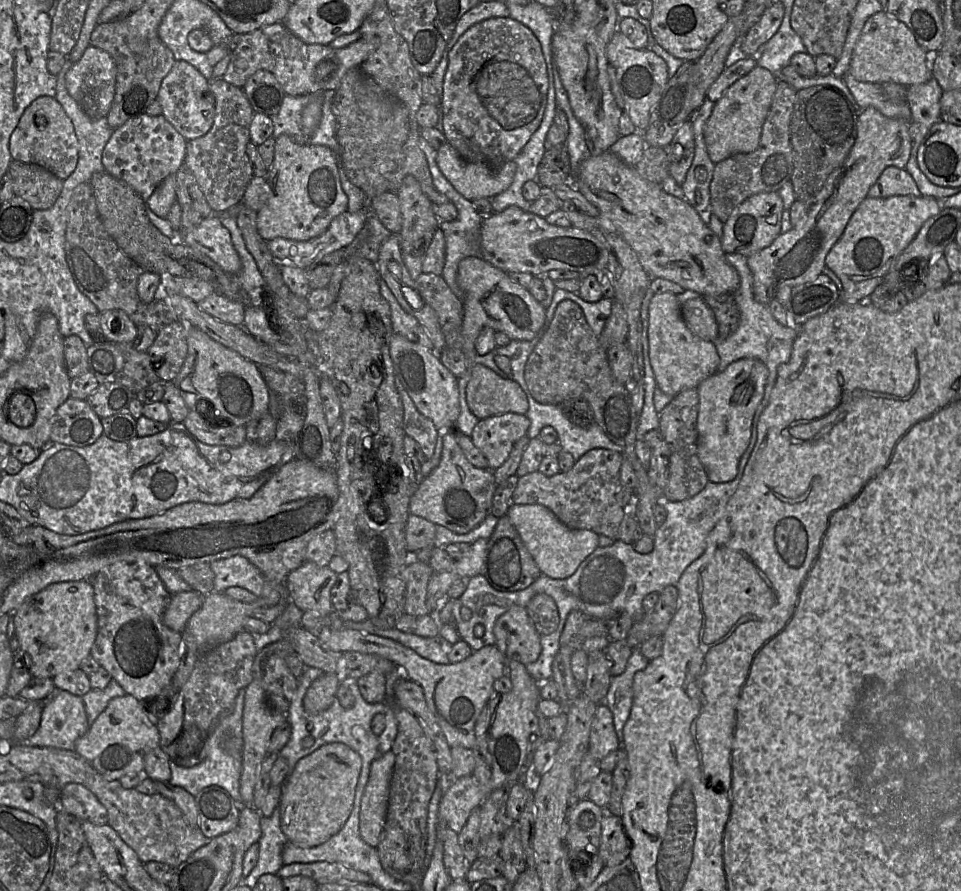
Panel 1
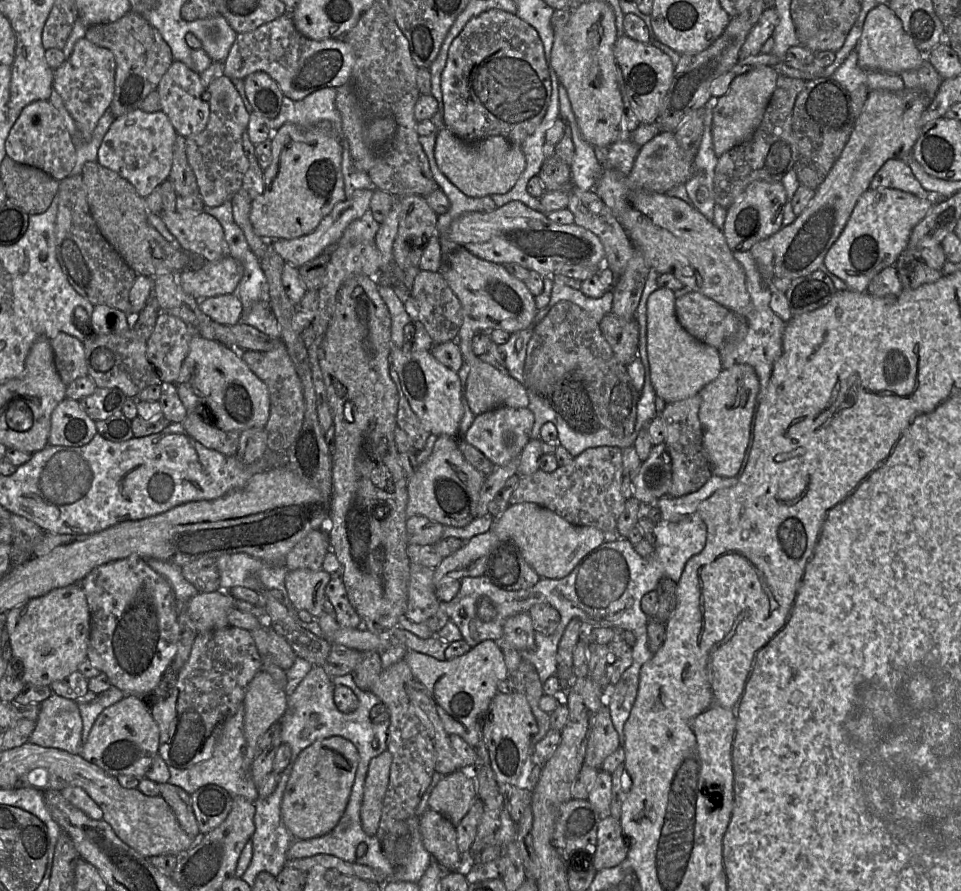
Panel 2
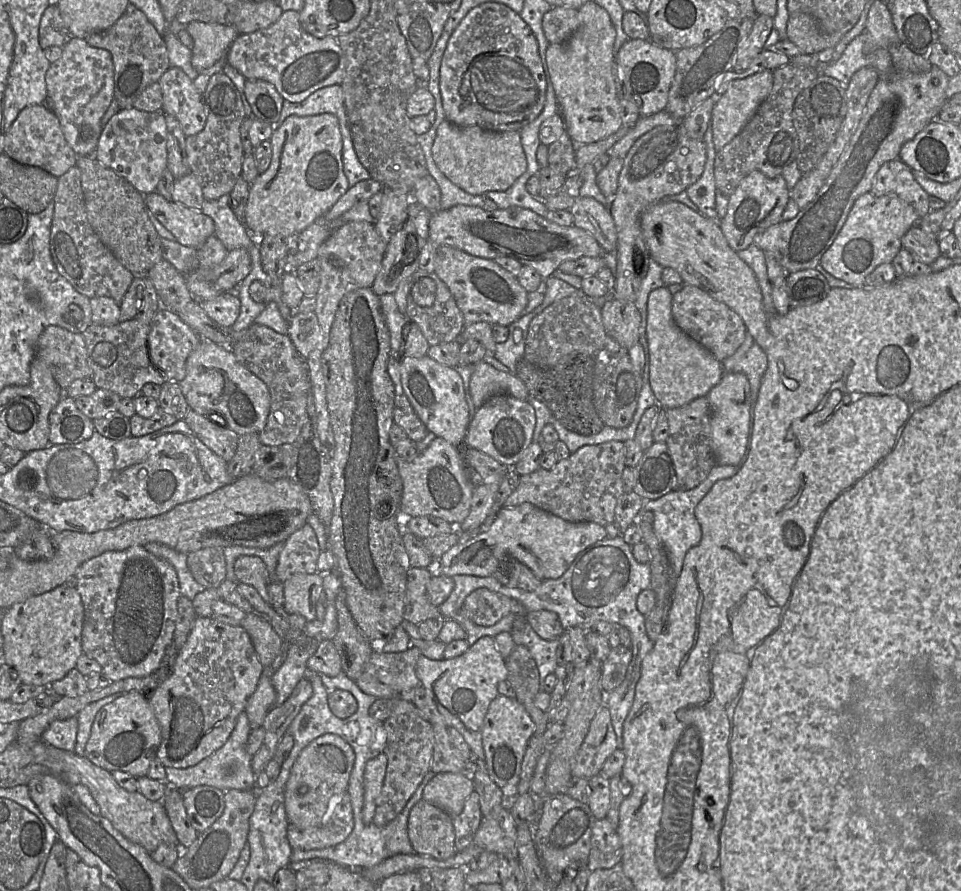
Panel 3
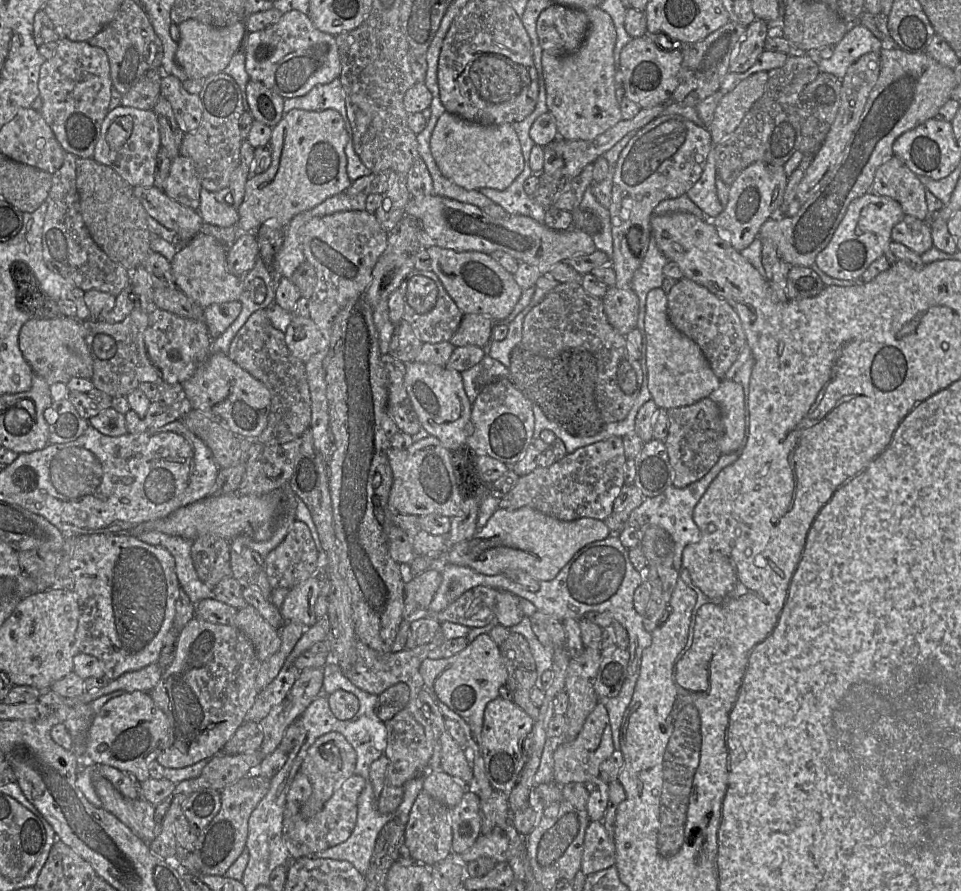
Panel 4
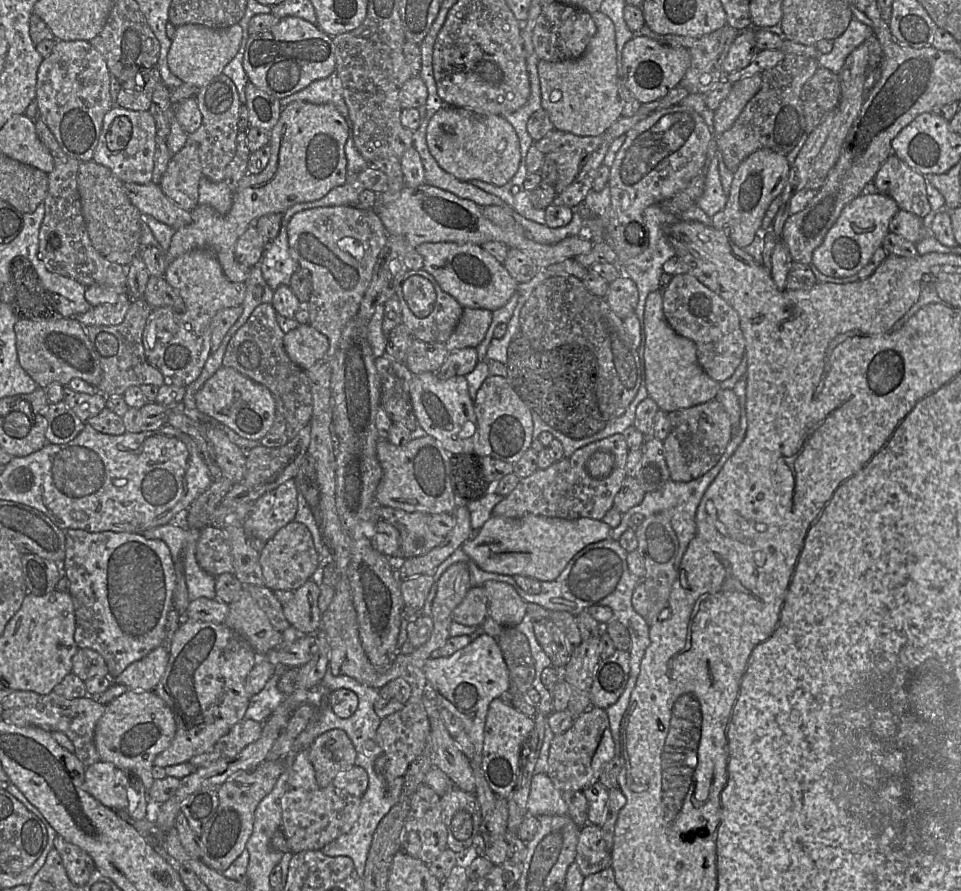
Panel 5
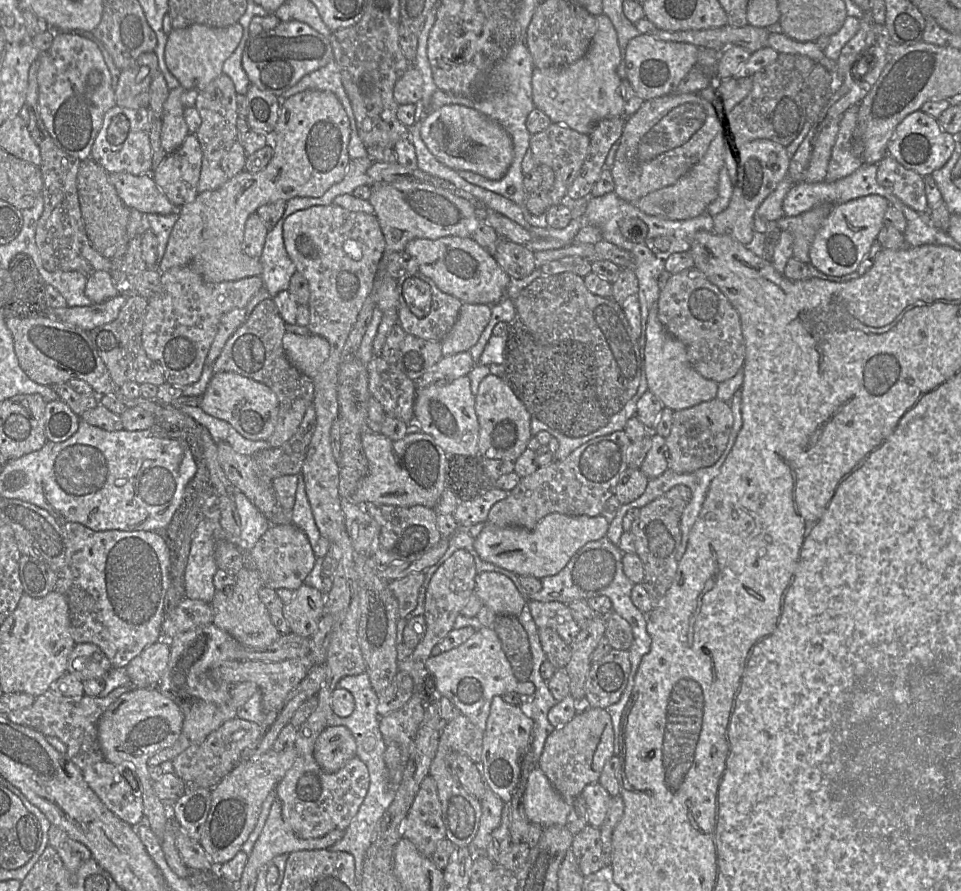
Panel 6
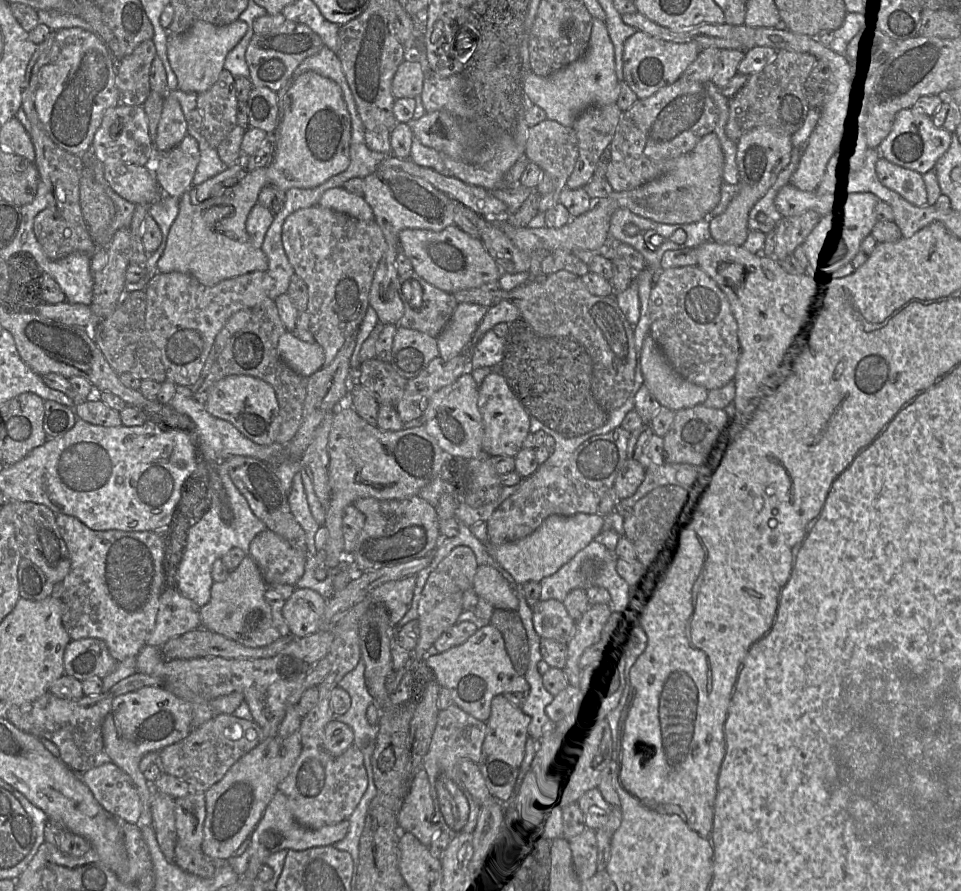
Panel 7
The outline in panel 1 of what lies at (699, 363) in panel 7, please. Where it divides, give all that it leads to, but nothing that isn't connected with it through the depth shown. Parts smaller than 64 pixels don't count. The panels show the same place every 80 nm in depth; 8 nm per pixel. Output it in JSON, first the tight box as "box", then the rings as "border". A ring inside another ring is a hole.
{"box":[680,296,718,342],"border":[[[703,296],[688,299],[680,308],[686,326],[694,335],[710,342],[718,338],[718,323]]]}

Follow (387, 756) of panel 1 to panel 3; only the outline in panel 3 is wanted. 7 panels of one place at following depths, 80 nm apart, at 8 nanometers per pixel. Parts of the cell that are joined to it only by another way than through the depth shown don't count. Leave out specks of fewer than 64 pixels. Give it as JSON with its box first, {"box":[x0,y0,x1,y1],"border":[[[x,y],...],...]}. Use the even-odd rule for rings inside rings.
{"box":[362,752,388,824],"border":[[[384,752],[369,760],[366,764],[364,774],[364,805],[362,808],[362,819],[365,824],[373,823],[376,812],[376,800],[380,796],[388,758]]]}

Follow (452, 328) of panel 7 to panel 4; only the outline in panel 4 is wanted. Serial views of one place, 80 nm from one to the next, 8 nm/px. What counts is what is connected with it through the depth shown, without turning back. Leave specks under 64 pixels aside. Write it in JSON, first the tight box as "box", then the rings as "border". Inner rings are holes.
{"box":[449,314,494,348],"border":[[[464,314],[459,328],[449,340],[455,347],[475,345],[483,348],[492,338],[494,320],[483,314]]]}

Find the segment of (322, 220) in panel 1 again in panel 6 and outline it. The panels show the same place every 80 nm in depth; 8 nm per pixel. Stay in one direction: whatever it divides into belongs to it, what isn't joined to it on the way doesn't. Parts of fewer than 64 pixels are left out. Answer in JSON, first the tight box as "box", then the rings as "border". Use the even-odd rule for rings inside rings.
{"box":[158,89,350,283],"border":[[[306,89],[282,101],[276,126],[270,135],[273,156],[268,165],[257,173],[244,170],[228,178],[220,188],[200,192],[193,202],[179,207],[179,217],[169,236],[165,254],[158,263],[158,270],[164,272],[174,266],[192,264],[208,283],[261,276],[260,259],[248,256],[242,248],[248,217],[257,212],[260,206],[279,200],[287,202],[294,197],[318,198],[331,186],[340,182],[350,161],[348,155],[350,132],[348,116],[336,95],[330,91]]]}

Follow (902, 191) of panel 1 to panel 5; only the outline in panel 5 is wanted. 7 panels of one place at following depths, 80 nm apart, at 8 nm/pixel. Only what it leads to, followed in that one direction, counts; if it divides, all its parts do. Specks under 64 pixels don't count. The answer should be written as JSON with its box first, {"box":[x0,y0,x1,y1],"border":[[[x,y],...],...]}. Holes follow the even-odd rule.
{"box":[874,155,931,218],"border":[[[896,155],[888,156],[874,178],[879,193],[893,198],[900,209],[930,218],[931,206],[926,193],[926,178]]]}

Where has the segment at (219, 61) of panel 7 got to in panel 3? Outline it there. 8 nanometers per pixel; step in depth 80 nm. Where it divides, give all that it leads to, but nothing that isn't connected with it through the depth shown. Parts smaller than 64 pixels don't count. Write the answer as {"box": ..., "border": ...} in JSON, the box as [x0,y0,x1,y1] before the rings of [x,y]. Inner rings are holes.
{"box":[185,21,239,73],"border":[[[191,21],[185,30],[193,39],[191,64],[199,73],[212,68],[228,49],[239,32],[234,25]]]}

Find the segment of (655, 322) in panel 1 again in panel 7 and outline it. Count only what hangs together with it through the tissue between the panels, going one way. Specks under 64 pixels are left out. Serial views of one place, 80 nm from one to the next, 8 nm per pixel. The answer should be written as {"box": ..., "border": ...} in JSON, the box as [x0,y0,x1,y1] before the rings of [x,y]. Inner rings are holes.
{"box":[641,333,708,412],"border":[[[647,333],[641,354],[644,384],[661,406],[674,412],[705,402],[708,390],[691,383],[671,367],[650,333]]]}

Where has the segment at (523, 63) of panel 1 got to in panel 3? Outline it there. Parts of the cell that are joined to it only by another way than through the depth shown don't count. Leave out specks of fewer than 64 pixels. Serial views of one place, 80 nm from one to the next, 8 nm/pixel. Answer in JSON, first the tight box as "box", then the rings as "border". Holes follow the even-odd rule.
{"box":[439,2,546,131],"border":[[[485,2],[462,19],[450,36],[440,66],[439,88],[445,117],[461,127],[521,131],[544,108],[546,79],[531,28],[508,6]]]}

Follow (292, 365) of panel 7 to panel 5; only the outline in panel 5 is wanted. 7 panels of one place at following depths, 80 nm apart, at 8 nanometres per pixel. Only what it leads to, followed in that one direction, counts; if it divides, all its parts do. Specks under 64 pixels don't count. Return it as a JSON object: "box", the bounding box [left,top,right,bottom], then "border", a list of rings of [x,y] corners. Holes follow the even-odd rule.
{"box":[283,324,329,371],"border":[[[307,324],[285,334],[283,345],[290,360],[307,371],[318,360],[324,357],[329,348],[325,335]]]}

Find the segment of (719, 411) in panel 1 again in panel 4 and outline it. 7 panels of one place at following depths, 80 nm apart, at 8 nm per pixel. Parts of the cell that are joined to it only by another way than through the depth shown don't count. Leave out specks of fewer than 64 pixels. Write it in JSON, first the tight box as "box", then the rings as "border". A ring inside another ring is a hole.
{"box":[710,379,745,454],"border":[[[722,379],[710,396],[720,408],[723,431],[719,442],[722,454],[736,452],[745,435],[744,389],[734,380]]]}

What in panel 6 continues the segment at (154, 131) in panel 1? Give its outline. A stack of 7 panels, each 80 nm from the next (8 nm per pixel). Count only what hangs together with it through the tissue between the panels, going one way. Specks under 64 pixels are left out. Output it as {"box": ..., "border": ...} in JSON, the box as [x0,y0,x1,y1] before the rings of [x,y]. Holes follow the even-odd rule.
{"box":[91,105,153,175],"border":[[[118,105],[108,110],[103,119],[102,127],[94,141],[91,158],[101,165],[108,173],[126,172],[133,175],[152,173],[152,148],[150,131],[153,113],[148,108],[129,109]],[[118,115],[125,115],[130,123],[130,131],[121,145],[111,145],[107,139],[107,131],[112,120]]]}

